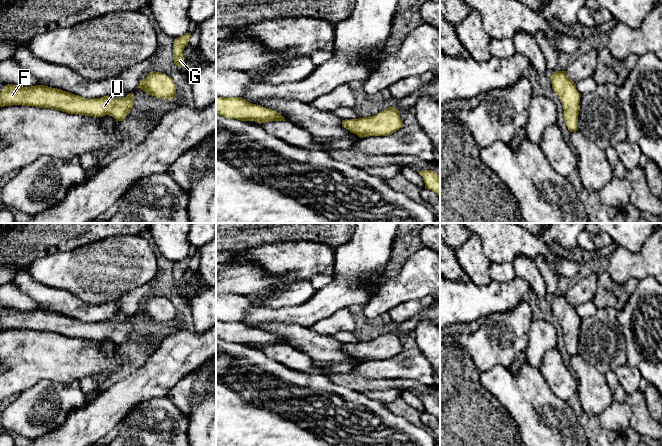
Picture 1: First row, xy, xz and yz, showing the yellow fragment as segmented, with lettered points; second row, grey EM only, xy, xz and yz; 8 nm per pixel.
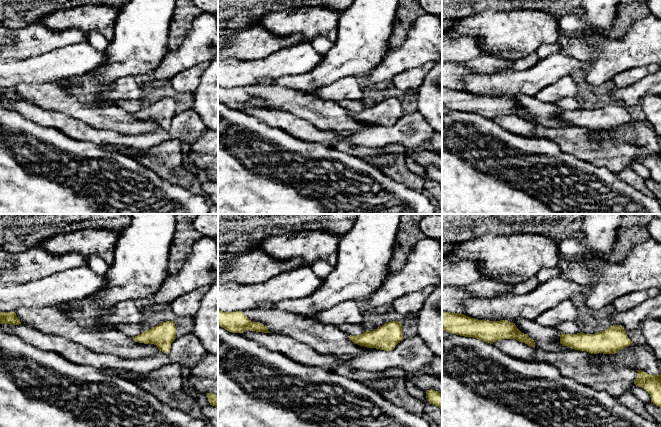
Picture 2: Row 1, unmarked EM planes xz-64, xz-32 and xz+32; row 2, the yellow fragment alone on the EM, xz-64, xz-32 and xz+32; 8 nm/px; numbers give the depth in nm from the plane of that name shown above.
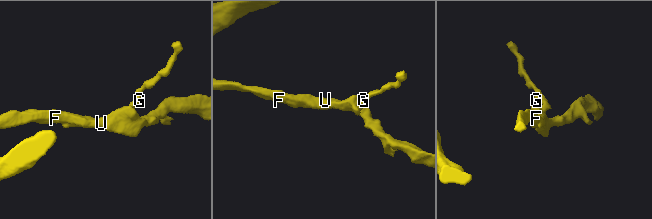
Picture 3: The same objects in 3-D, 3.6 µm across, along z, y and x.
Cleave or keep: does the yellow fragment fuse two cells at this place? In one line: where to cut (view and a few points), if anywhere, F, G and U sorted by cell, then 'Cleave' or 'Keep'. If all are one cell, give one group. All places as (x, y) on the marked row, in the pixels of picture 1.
No split. Groups: F G U. Keep

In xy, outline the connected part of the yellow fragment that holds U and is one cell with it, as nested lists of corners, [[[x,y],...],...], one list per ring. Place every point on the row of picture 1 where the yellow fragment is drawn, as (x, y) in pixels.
[[[7,84],[0,92],[0,107],[11,105],[51,108],[68,114],[94,117],[109,115],[118,122],[124,120],[130,113],[134,97],[132,92],[116,100],[109,95],[88,99],[45,85],[21,87]]]

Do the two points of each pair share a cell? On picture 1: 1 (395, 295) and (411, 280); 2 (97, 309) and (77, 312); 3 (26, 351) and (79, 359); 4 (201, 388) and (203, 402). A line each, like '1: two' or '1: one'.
1: one
2: one
3: one
4: one

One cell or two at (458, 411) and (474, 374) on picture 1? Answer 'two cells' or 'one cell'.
one cell

